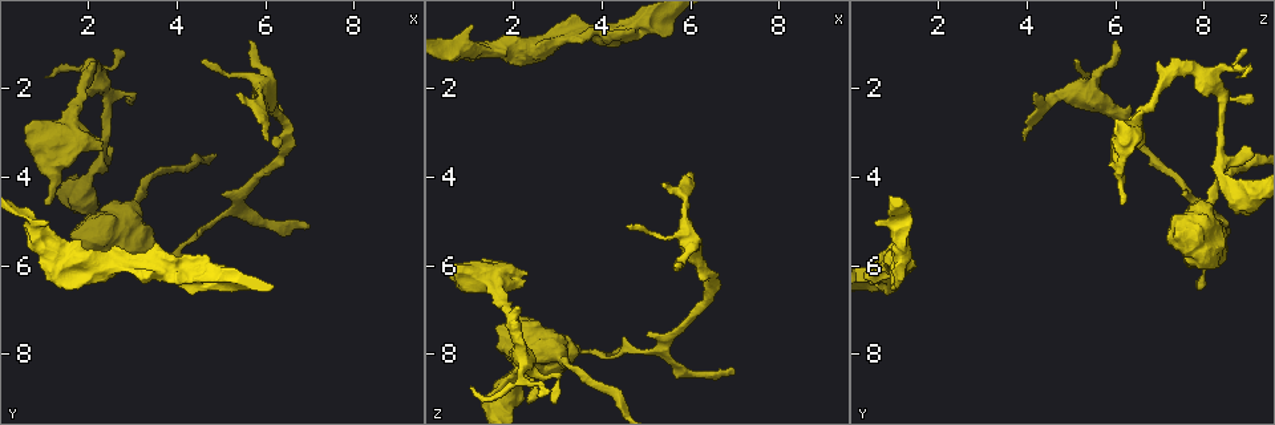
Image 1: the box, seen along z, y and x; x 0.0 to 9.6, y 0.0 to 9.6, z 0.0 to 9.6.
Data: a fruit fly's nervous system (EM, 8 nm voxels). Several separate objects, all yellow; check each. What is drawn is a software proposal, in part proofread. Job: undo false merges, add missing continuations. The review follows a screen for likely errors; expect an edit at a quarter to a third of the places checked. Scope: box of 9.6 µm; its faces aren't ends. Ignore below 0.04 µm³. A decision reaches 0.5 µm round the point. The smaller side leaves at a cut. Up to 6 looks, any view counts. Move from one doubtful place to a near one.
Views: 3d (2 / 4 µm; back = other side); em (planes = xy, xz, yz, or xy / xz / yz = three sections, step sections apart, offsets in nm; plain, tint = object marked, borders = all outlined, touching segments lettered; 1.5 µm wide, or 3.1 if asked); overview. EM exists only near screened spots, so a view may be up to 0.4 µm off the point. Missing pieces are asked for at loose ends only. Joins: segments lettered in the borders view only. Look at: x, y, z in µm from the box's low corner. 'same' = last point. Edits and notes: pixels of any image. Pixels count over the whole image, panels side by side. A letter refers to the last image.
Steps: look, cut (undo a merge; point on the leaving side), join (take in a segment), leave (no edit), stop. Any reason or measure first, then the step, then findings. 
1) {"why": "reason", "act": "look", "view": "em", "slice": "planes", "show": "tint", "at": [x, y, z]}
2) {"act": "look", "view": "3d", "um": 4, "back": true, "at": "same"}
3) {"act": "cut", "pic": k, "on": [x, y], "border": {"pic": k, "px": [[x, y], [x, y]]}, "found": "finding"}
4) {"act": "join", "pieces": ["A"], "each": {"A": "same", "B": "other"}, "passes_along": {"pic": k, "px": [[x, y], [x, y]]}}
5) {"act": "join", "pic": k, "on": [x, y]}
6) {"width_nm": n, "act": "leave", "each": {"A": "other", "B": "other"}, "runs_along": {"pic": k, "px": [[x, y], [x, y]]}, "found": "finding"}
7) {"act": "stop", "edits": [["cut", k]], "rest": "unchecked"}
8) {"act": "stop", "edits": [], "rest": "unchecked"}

{"why": "free end", "act": "look", "view": "em", "slice": "planes", "show": "borders", "at": [3.65, 5.55, 0.90]}

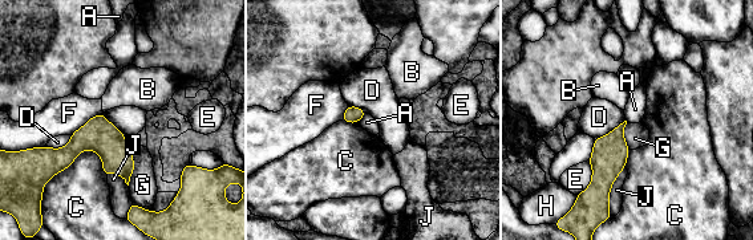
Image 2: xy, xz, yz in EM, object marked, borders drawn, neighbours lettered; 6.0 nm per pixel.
{"act": "leave", "each": {"A": "other", "B": "other", "C": "other", "D": "other", "E": "other", "F": "other", "G": "other", "H": "other", "J": "other"}, "runs_along": {"pic": 2, "px": [[47, 150], [104, 143], [130, 167]]}, "found": "none of them fits"}

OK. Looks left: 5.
{"act": "look", "view": "3d", "um": 4, "at": [0.75, 4.95, 1.20]}

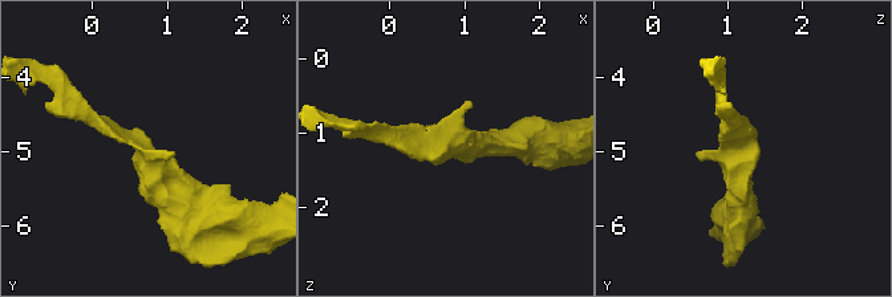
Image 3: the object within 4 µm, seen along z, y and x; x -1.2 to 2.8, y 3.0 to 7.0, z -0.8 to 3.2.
{"act": "look", "view": "em", "slice": "planes", "show": "tint", "at": [0.75, 4.95, 1.25]}

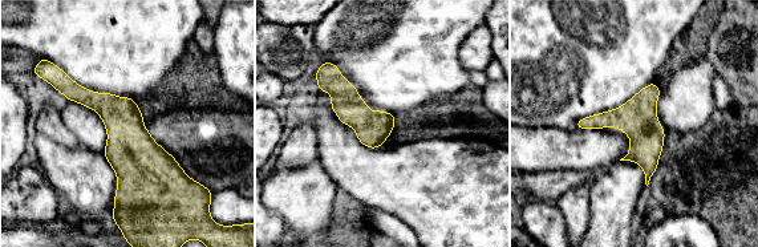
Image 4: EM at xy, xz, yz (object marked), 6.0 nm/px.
{"act": "look", "view": "em", "slice": "planes", "show": "borders", "at": "same"}

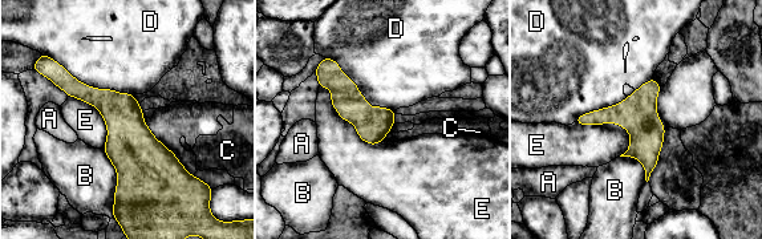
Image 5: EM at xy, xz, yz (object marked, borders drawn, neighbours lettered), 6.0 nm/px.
{"act": "leave", "each": {"A": "other", "B": "other", "C": "other", "D": "other", "E": "other"}, "border": {"pic": 5, "px": [[327, 56], [371, 105], [394, 112]]}, "found": "one neuron here"}

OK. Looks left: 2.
{"why": "free end", "act": "look", "view": "em", "slice": "planes", "show": "borders", "at": [2.30, 3.35, 6.20]}

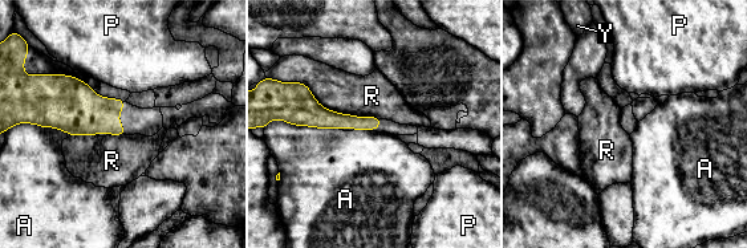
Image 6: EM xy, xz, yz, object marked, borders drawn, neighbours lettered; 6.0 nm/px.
{"longest_contact_nm": ["R", 600], "act": "leave", "each": {"A": "other", "P": "other", "R": "other", "Y": "other"}, "border": {"pic": 6, "px": [[283, 120], [300, 126], [339, 130]]}, "found": "none of them fits"}

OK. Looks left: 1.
{"act": "stop", "edits": [], "rest": "unchecked"}

